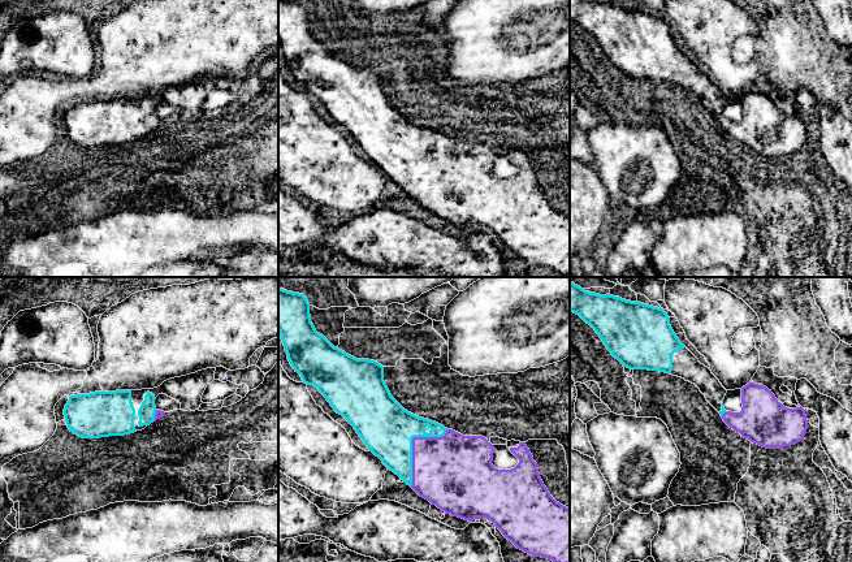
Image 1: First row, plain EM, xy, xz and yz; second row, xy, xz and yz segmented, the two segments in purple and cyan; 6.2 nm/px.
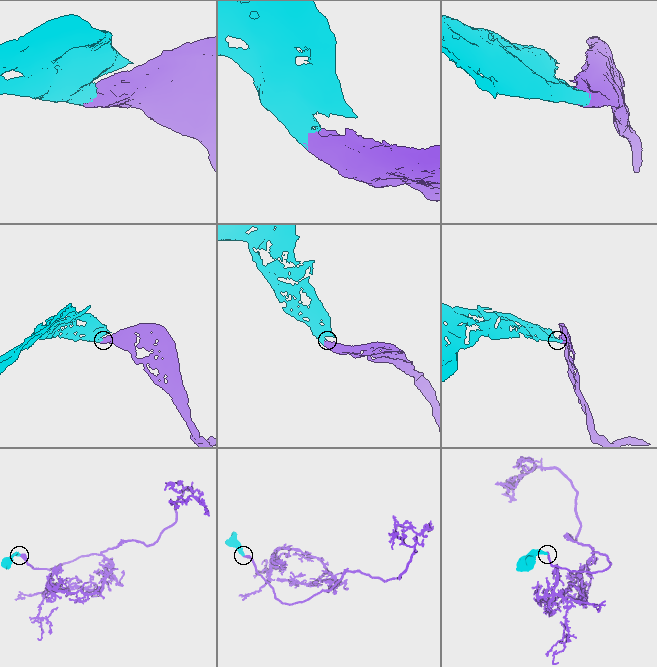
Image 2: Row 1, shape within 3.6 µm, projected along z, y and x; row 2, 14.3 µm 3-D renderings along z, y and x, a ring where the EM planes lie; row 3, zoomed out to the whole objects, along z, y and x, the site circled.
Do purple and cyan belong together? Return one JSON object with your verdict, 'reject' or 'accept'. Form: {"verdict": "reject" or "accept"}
{"verdict": "accept"}

